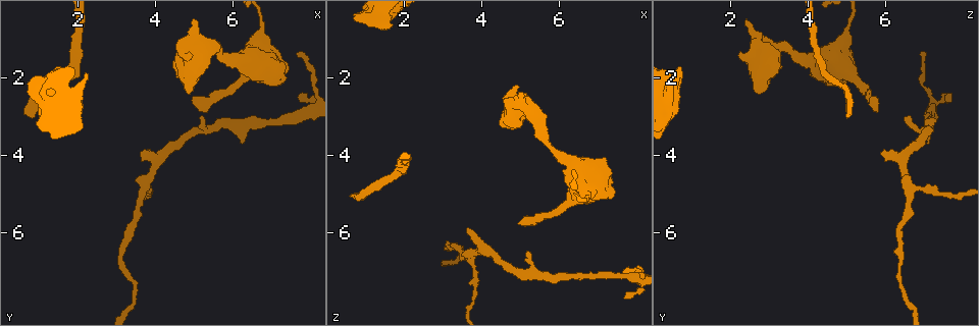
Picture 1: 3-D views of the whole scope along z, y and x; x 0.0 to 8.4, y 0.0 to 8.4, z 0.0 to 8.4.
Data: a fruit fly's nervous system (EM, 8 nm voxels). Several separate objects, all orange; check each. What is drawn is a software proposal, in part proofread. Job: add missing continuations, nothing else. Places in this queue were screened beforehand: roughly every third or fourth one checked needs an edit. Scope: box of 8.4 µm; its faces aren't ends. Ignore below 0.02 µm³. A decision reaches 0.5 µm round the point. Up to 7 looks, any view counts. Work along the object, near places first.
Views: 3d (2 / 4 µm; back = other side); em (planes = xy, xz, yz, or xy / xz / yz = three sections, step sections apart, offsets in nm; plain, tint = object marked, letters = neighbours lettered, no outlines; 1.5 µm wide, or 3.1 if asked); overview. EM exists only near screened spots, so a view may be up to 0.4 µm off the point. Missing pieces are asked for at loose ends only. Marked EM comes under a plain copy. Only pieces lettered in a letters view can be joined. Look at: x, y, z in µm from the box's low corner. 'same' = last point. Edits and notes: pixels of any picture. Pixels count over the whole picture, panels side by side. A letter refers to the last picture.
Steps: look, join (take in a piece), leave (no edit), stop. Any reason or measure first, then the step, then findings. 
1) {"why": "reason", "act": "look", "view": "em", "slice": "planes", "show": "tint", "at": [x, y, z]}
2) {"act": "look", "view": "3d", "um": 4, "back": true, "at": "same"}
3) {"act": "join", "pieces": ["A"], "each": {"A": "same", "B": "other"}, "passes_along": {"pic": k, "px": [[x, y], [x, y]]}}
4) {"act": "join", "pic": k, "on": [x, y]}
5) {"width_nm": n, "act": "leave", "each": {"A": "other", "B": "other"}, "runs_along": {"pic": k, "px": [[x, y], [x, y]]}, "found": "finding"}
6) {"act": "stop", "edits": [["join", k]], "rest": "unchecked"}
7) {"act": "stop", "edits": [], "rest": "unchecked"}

{"why": "end of a long branch", "act": "look", "view": "3d", "um": 2, "at": [0.85, 3.05, 5.00]}

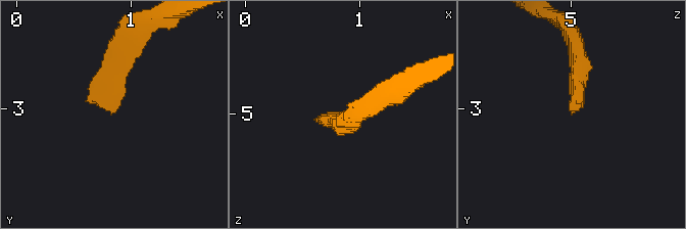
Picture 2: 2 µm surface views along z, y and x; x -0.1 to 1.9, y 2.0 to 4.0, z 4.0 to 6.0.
{"why": "need the tissue", "act": "look", "view": "em", "slice": "planes", "show": "letters", "at": [0.84, 3.04, 5.00]}

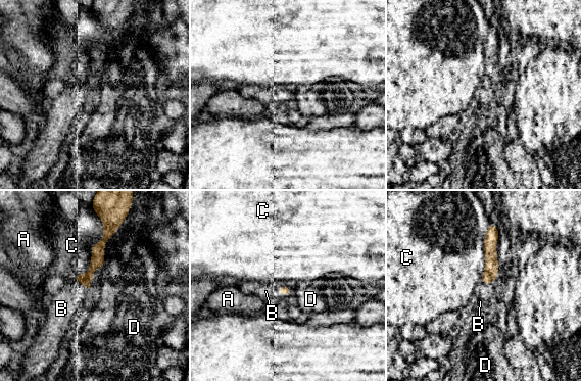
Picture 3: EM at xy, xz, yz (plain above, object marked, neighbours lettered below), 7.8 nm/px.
{"act": "join", "pieces": ["B"], "each": {"A": "other", "B": "same", "C": "other", "D": "other"}, "found": "the neuron continues"}

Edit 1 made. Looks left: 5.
{"why": "tapers out", "act": "look", "view": "em", "slice": "xy", "step": 8, "show": "tint", "at": [7.65, 2.45, 7.70]}

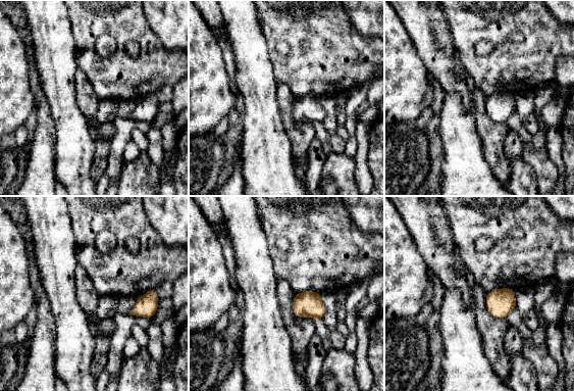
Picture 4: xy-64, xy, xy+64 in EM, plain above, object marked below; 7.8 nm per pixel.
{"act": "look", "view": "em", "slice": "planes", "show": "letters", "at": "same"}

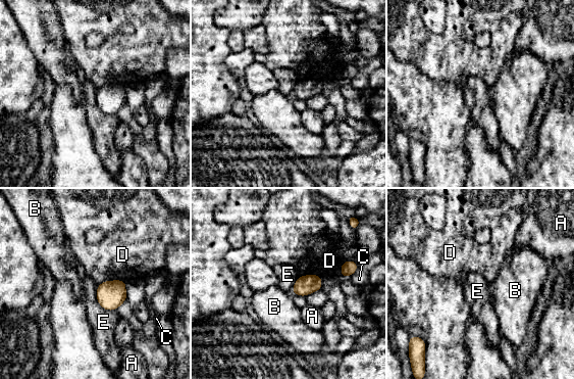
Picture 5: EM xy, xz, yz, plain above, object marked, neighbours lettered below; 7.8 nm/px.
{"width_nm": 160, "act": "leave", "each": {"A": "other", "B": "other", "C": "other", "D": "other", "E": "other"}, "border": {"pic": 5, "px": [[125, 281], [104, 280], [98, 285]]}, "found": "no lettered piece goes on from it"}

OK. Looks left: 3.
{"act": "look", "view": "3d", "um": 2, "at": [1.55, 1.75, 0.75]}

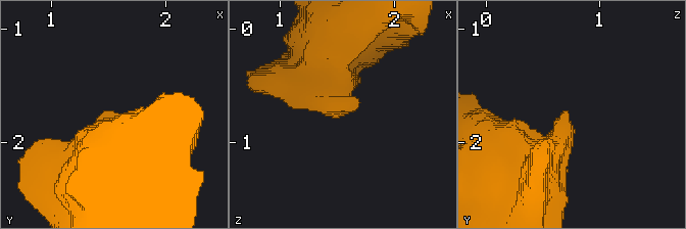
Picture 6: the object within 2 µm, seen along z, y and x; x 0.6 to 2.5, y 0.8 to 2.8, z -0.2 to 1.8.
{"why": "shape alone is not enough", "act": "look", "view": "em", "slice": "planes", "show": "letters", "at": [1.58, 1.74, 0.68]}

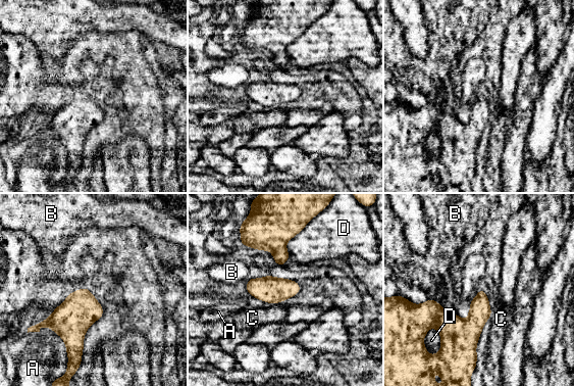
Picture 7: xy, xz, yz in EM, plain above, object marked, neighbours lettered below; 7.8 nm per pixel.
{"act": "leave", "each": {"A": "other", "B": "other", "C": "other", "D": "other"}, "border": {"pic": 7, "px": [[283, 301], [271, 304]]}, "found": "none of them fits"}

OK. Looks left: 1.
{"act": "stop", "edits": [["join", 3]], "rest": "unchecked"}

